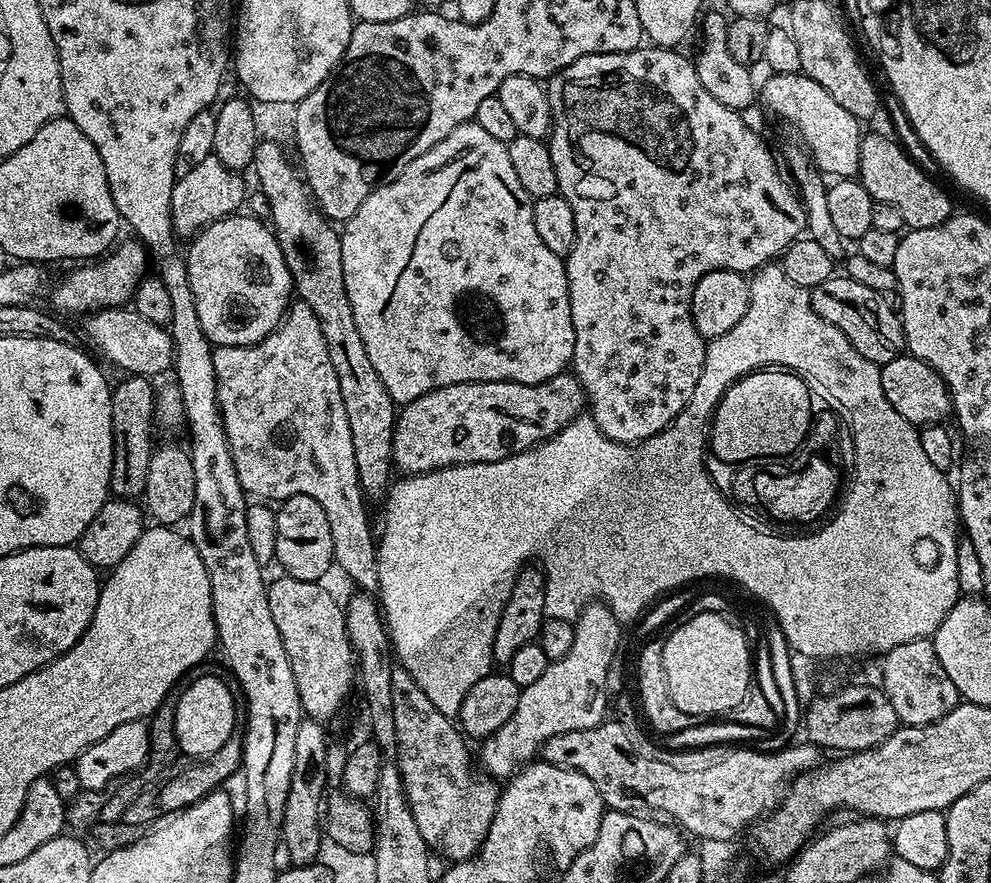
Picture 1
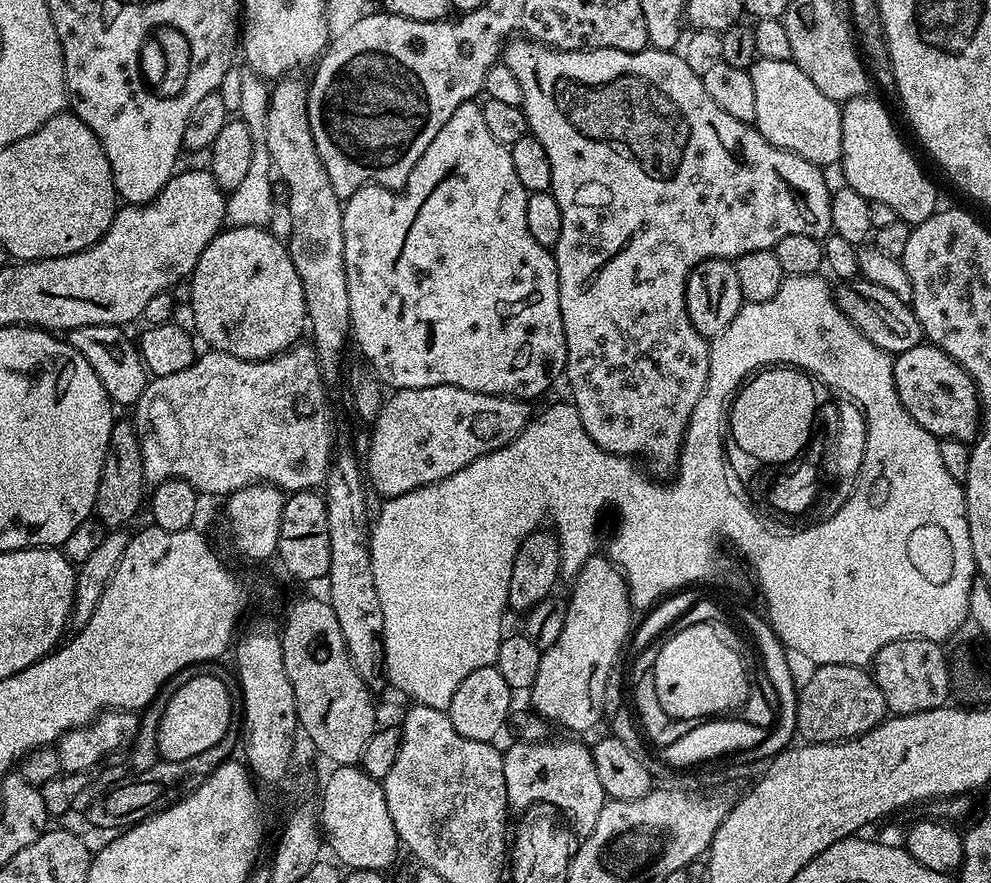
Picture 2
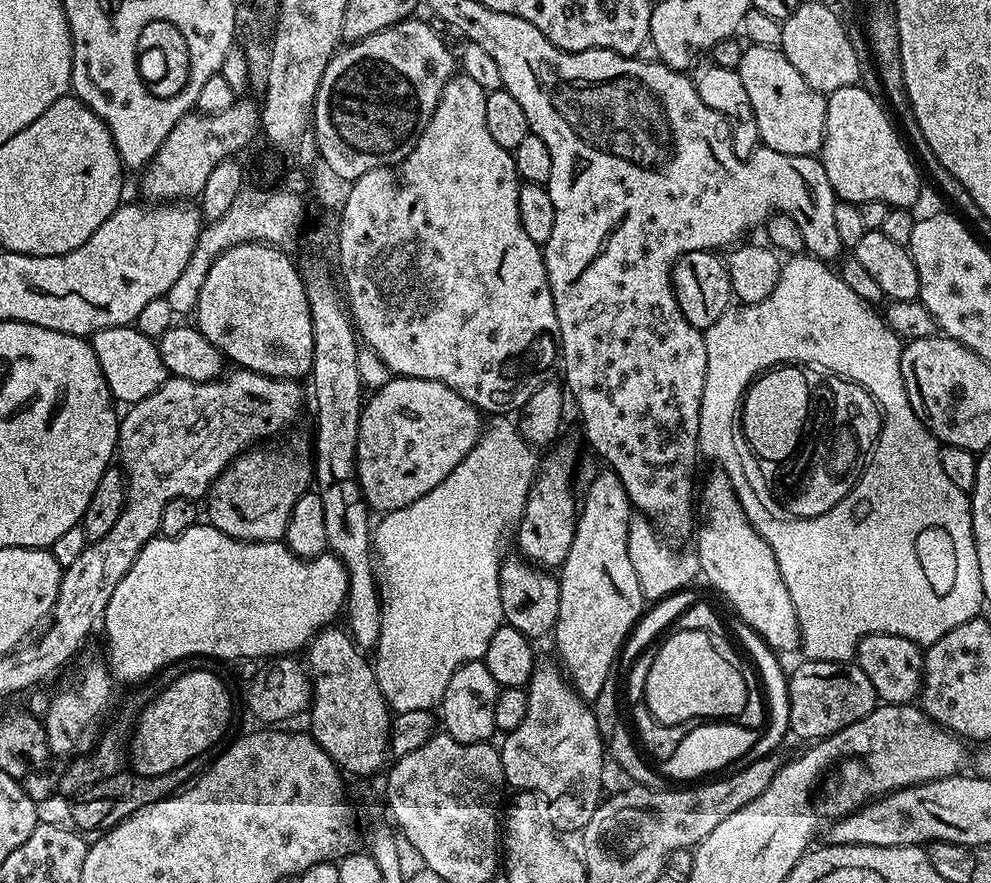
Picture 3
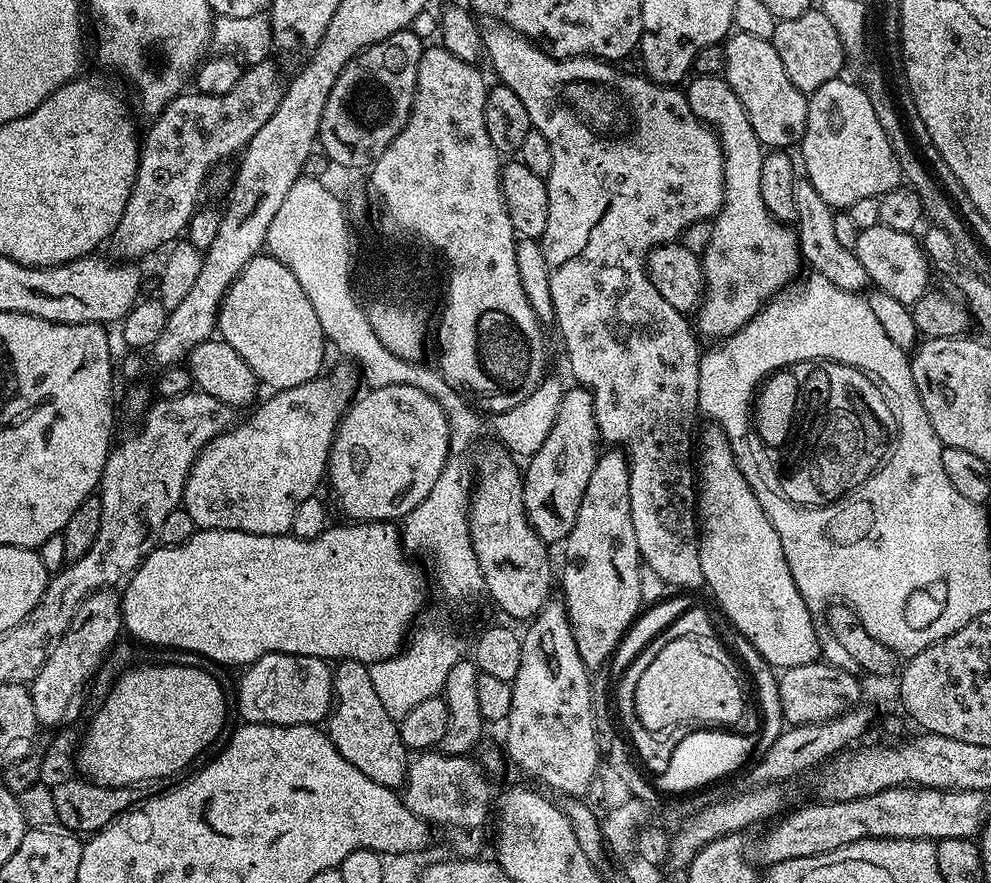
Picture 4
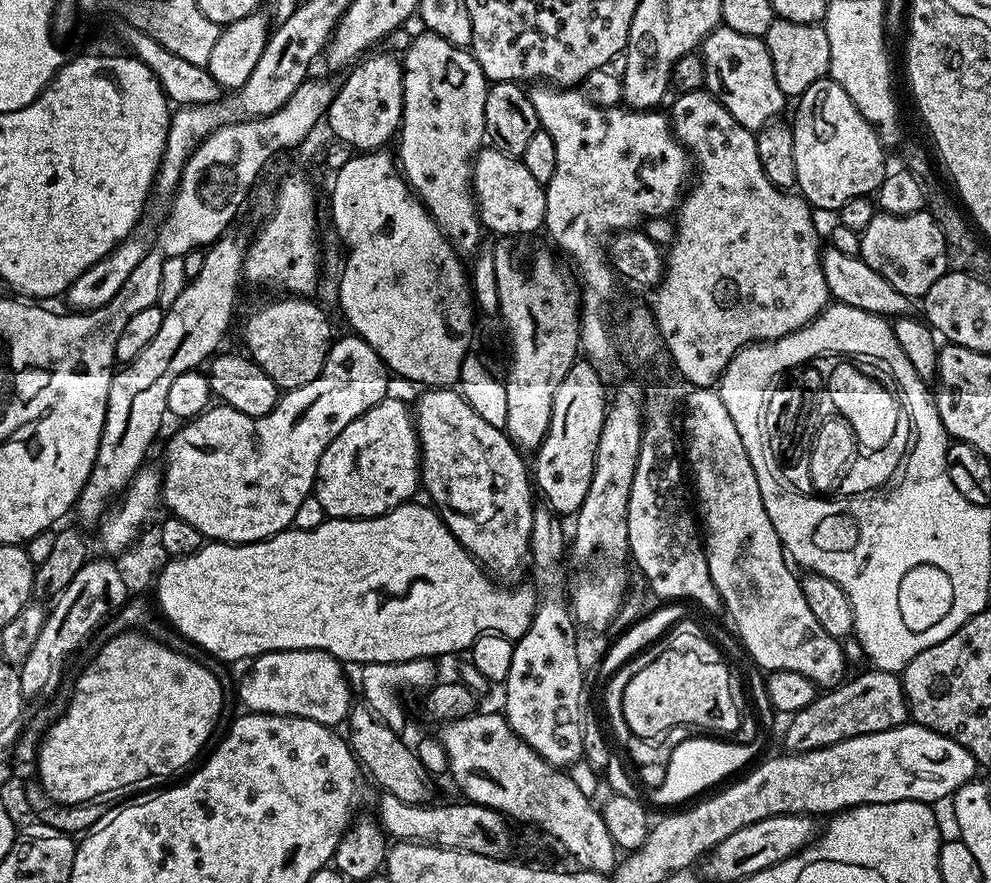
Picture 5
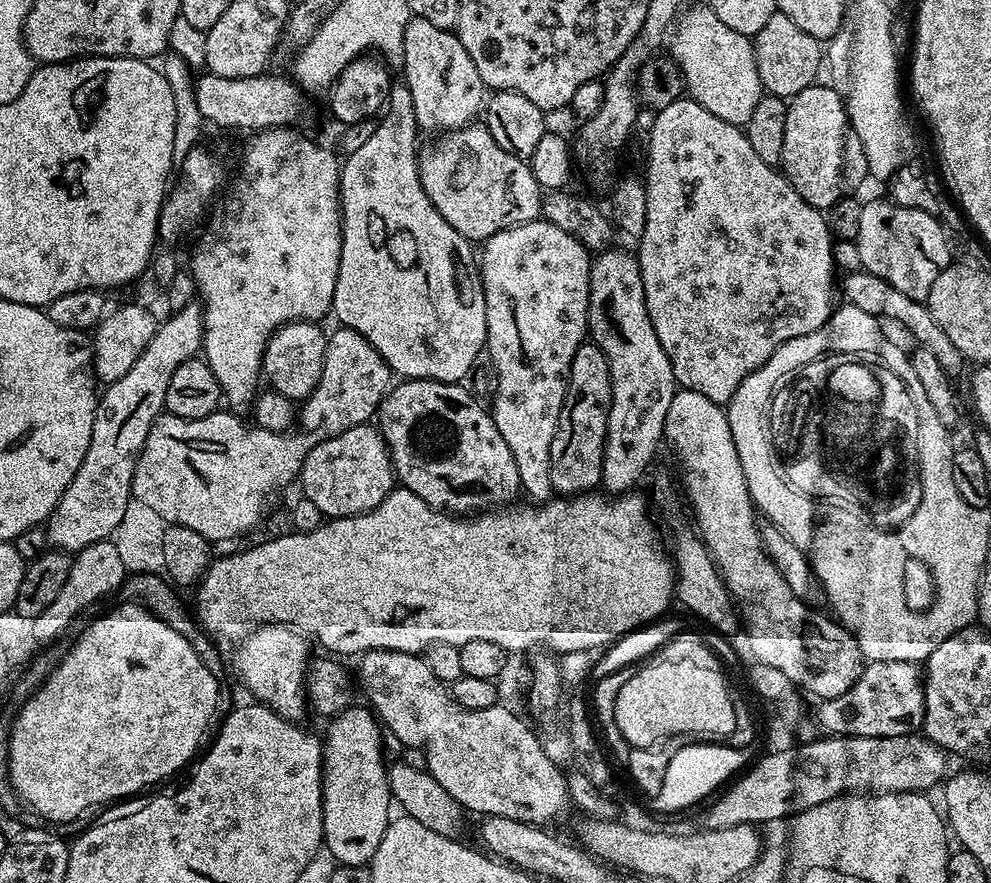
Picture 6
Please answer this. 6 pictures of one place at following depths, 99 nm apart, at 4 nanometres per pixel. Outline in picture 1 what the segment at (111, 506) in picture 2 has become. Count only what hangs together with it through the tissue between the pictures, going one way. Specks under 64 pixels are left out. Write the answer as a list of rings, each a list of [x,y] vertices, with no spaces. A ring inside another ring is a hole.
[[[147,376],[123,377],[120,385],[112,388],[112,405],[110,406],[110,422],[114,438],[114,454],[110,470],[110,492],[116,498],[143,497],[146,486],[146,474],[150,470],[150,458],[154,441],[154,415],[156,412],[156,392],[152,388],[153,381]]]

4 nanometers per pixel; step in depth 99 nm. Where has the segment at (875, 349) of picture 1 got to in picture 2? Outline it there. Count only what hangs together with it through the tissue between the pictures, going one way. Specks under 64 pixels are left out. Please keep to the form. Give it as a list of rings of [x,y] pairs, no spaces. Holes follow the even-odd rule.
[[[853,278],[847,282],[835,285],[834,299],[844,311],[844,316],[854,322],[854,326],[874,346],[878,346],[883,352],[899,354],[918,346],[924,340],[924,331],[918,322],[916,315],[912,313],[911,303],[900,300],[898,294],[890,294],[890,290],[882,290],[882,286],[874,286],[874,282],[863,278]]]

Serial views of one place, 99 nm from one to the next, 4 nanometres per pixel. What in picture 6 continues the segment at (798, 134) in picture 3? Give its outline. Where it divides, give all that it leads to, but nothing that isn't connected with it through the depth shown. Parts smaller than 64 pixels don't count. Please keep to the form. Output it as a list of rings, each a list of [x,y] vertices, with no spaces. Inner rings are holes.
[[[700,2],[693,8],[685,7],[679,13],[670,32],[670,48],[671,44],[670,58],[680,68],[687,95],[706,106],[710,114],[718,114],[722,122],[747,126],[750,114],[754,114],[754,106],[758,106],[761,96],[765,95],[764,87],[760,85],[760,71],[754,58],[752,40],[738,34],[738,30],[730,30],[730,26],[726,26],[726,22],[721,22],[718,14],[714,14],[714,10],[710,10],[707,3]]]

